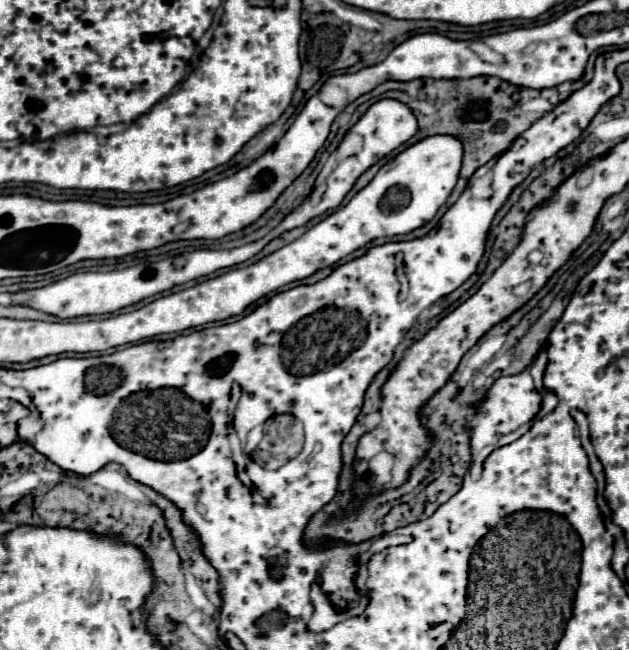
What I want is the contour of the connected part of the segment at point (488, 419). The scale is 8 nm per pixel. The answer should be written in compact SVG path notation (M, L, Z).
M520 372L516 376L498 378L492 384L492 388L488 390L486 400L480 404L480 412L468 422L468 426L472 430L472 440L470 440L472 450L482 450L488 444L496 444L502 436L514 432L518 426L530 422L532 416L536 416L536 412L540 410L540 404L542 404L542 396L534 388L530 372Z

